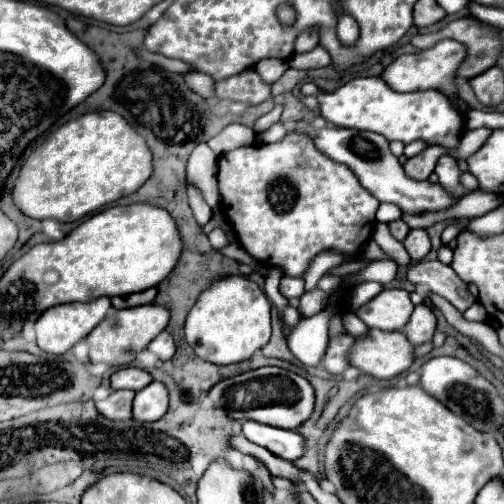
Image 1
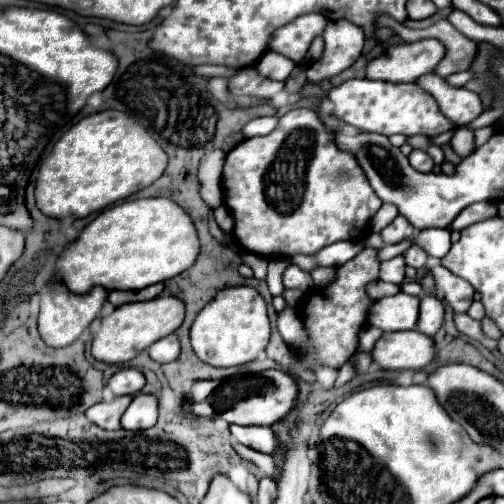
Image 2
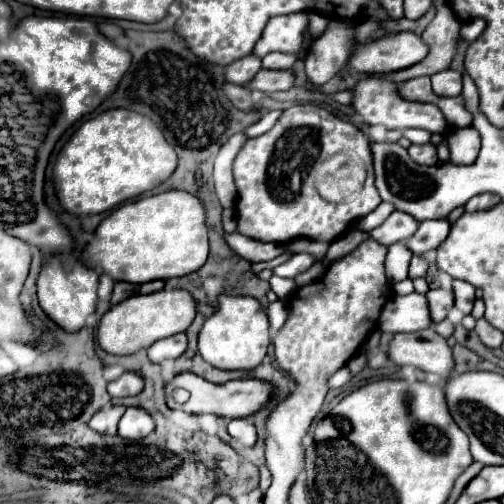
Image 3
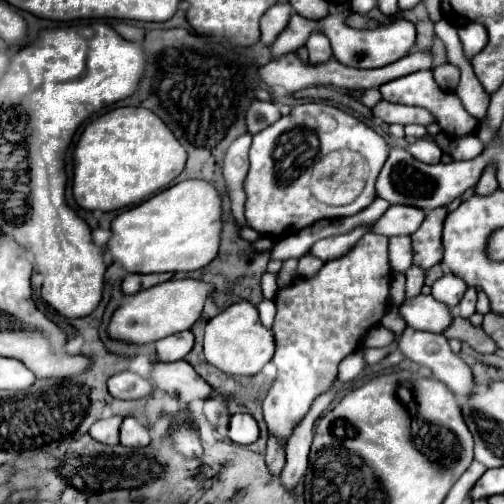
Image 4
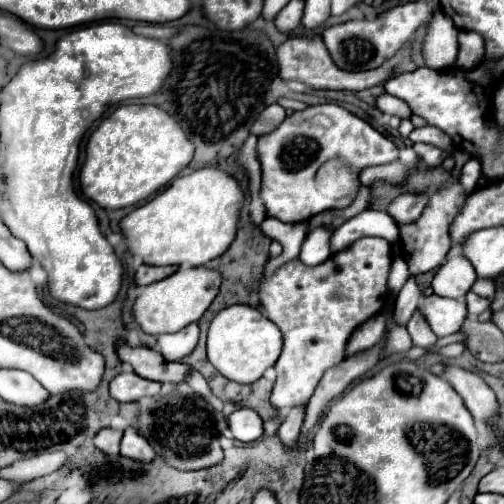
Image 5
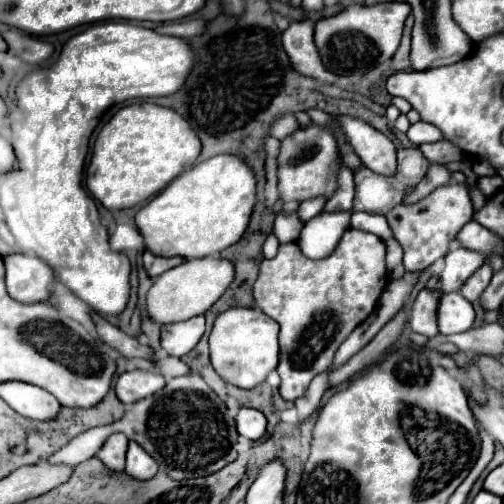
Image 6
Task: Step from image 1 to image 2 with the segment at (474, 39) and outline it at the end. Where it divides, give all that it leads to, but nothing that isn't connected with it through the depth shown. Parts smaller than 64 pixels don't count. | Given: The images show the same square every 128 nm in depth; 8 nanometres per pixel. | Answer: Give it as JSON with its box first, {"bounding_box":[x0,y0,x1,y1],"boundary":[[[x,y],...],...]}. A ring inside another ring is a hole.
{"bounding_box":[400,18,476,76],"boundary":[[[444,18],[424,30],[402,28],[400,34],[406,34],[408,38],[436,38],[444,44],[444,48],[446,48],[444,60],[440,60],[440,64],[434,68],[434,74],[438,74],[438,76],[450,76],[454,72],[468,70],[468,66],[476,54],[476,42],[468,40],[462,32],[458,32]]]}

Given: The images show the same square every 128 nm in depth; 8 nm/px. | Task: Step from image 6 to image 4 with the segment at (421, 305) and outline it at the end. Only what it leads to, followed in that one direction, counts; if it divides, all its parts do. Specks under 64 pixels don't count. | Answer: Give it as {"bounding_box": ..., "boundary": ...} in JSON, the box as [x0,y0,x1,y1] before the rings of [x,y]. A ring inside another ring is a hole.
{"bounding_box":[398,328,476,398],"boundary":[[[406,328],[398,346],[408,360],[412,360],[416,364],[422,364],[422,366],[428,366],[434,372],[434,378],[442,380],[456,396],[464,398],[464,396],[472,396],[472,392],[476,392],[476,382],[474,382],[474,374],[472,374],[470,366],[450,350],[448,340],[442,334],[432,334],[432,332],[424,332],[424,330]]]}

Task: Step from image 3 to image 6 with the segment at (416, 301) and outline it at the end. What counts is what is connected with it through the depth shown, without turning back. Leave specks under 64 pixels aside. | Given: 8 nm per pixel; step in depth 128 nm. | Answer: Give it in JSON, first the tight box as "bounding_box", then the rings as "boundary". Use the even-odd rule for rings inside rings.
{"bounding_box":[438,292,474,334],"boundary":[[[450,292],[440,298],[438,306],[440,334],[460,334],[472,328],[472,324],[474,324],[474,308],[464,296],[460,296],[458,292]]]}

